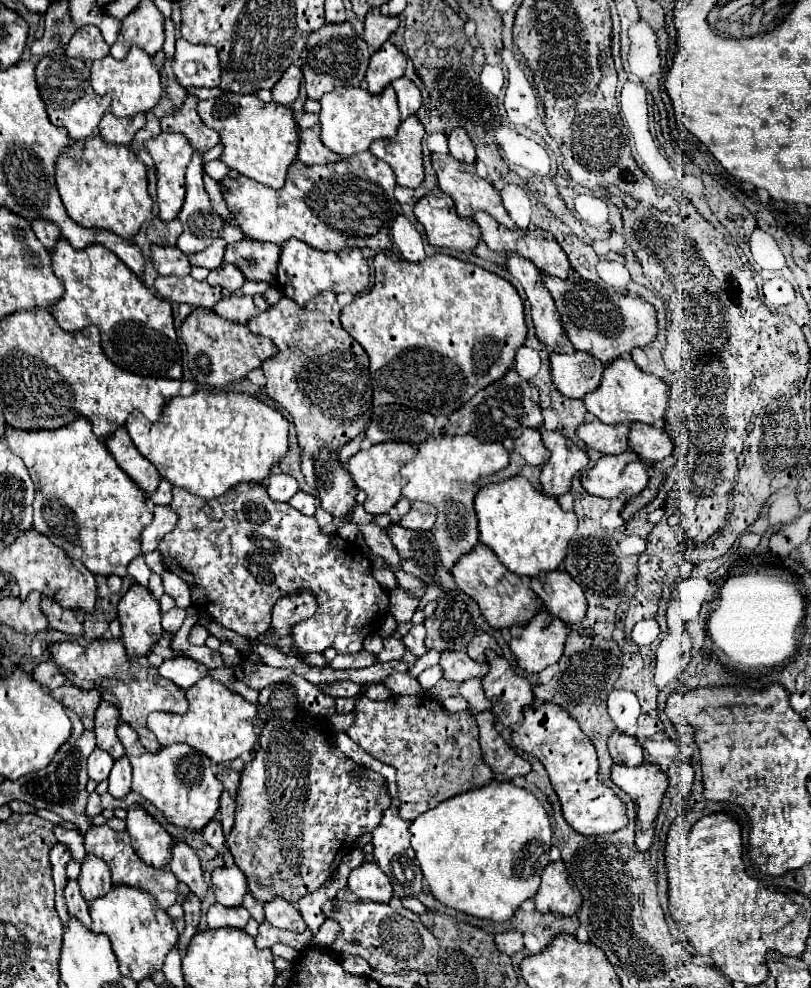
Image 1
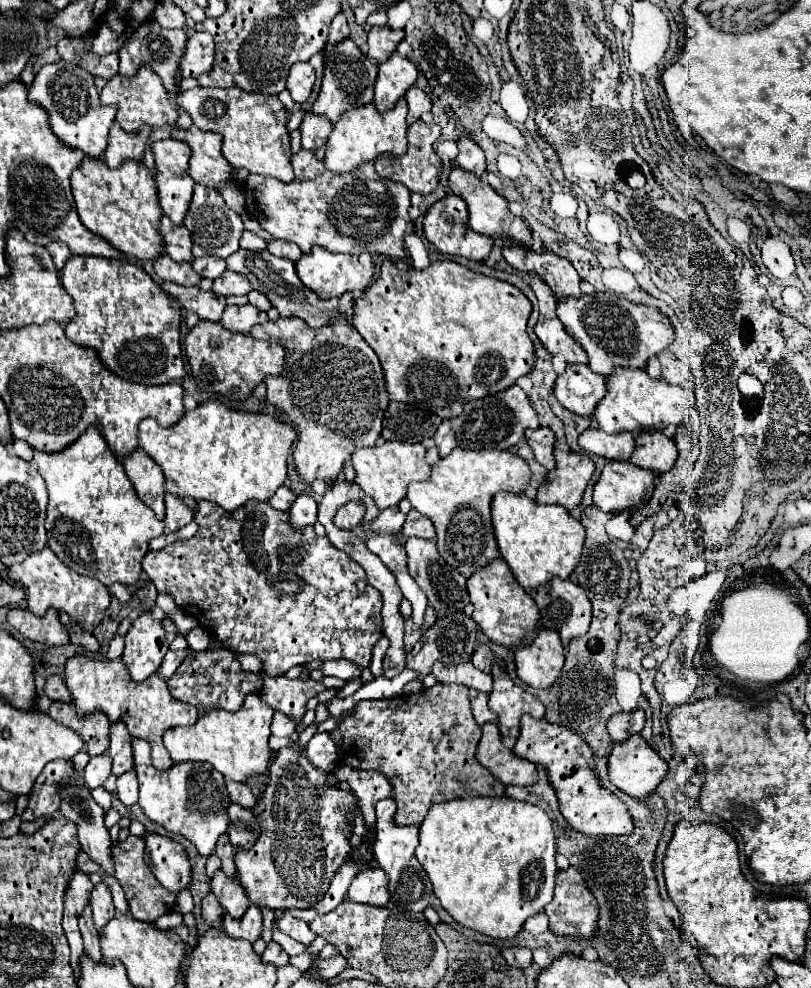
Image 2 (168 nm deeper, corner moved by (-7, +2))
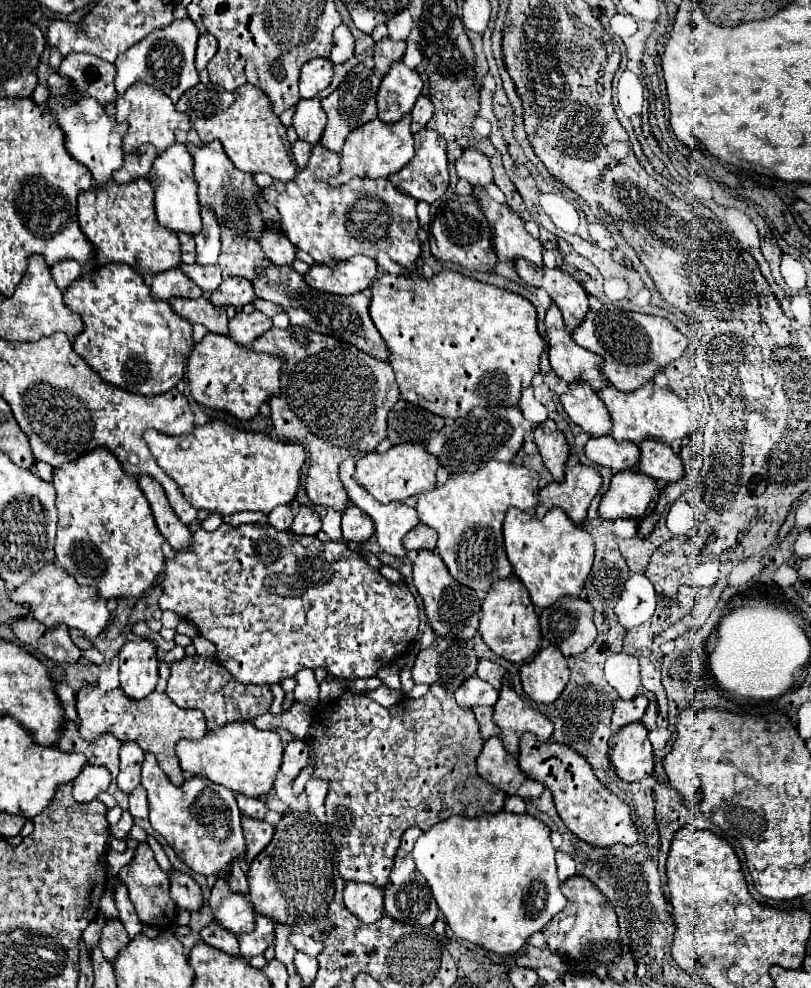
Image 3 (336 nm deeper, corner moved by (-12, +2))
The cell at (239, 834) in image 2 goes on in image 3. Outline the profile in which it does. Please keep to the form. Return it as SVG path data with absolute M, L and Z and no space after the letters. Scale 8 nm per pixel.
M242 817L242 827L244 827L244 837L246 837L244 861L250 863L252 859L256 859L256 855L260 851L264 851L268 841L272 841L274 825L268 825L266 821L256 821L256 819L250 819L250 817Z

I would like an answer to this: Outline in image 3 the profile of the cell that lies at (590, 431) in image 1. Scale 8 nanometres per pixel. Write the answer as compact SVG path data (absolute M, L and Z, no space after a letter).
M610 435L606 437L592 437L586 443L586 457L602 467L612 469L614 473L636 469L640 459L640 449L632 443L616 443Z

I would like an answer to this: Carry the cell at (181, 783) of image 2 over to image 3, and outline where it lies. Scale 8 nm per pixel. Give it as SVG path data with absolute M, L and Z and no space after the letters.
M146 753L142 765L142 787L148 791L150 823L176 851L176 855L200 875L228 877L232 861L244 857L240 809L234 793L202 777L192 777L182 787L176 787L158 767L158 761L152 757L152 753Z

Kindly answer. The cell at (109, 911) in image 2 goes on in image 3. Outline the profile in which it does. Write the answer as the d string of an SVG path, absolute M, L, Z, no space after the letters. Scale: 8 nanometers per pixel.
M106 919L106 925L104 925L104 929L102 929L98 947L102 949L104 957L106 957L110 963L116 959L118 951L120 951L128 941L130 941L130 937L128 937L128 933L124 931L124 927L120 925L120 921L118 921L118 919L114 919L114 921L108 921L108 919Z

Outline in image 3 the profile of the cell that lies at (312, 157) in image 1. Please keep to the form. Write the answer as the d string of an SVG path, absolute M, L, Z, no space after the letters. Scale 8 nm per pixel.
M300 99L294 111L294 129L302 141L316 145L322 137L326 125L326 113L320 105L320 99Z

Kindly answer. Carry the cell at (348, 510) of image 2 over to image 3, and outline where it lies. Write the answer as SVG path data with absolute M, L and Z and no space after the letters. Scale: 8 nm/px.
M350 505L342 515L342 539L346 543L366 543L374 535L372 519L358 509L356 505Z

